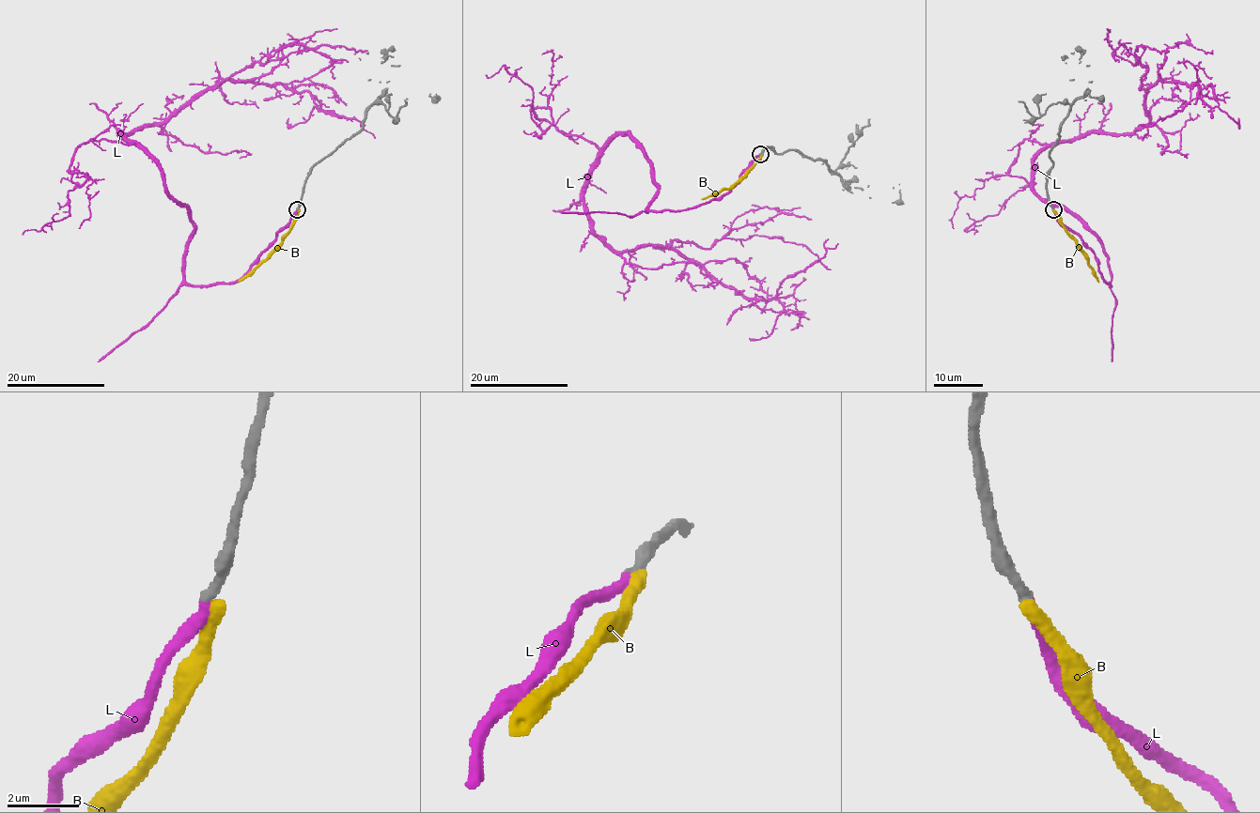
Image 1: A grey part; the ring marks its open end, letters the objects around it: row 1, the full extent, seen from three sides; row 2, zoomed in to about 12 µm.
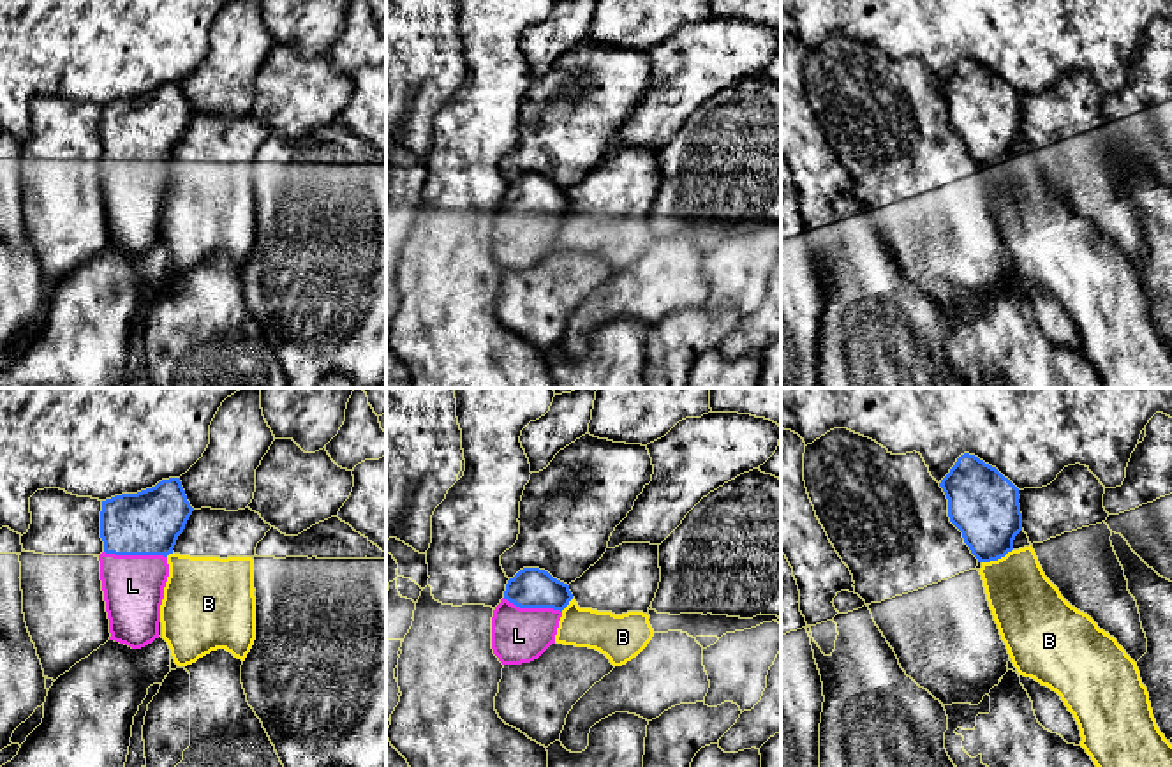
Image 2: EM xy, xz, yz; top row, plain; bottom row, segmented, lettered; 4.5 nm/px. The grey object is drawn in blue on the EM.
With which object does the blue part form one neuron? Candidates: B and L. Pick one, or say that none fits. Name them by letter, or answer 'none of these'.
L

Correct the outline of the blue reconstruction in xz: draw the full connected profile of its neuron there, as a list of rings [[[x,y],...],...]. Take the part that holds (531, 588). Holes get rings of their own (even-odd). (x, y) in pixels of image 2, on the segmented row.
[[[523,568],[508,580],[504,598],[492,617],[492,649],[502,665],[538,659],[552,644],[562,610],[573,594],[569,585],[539,568]]]

